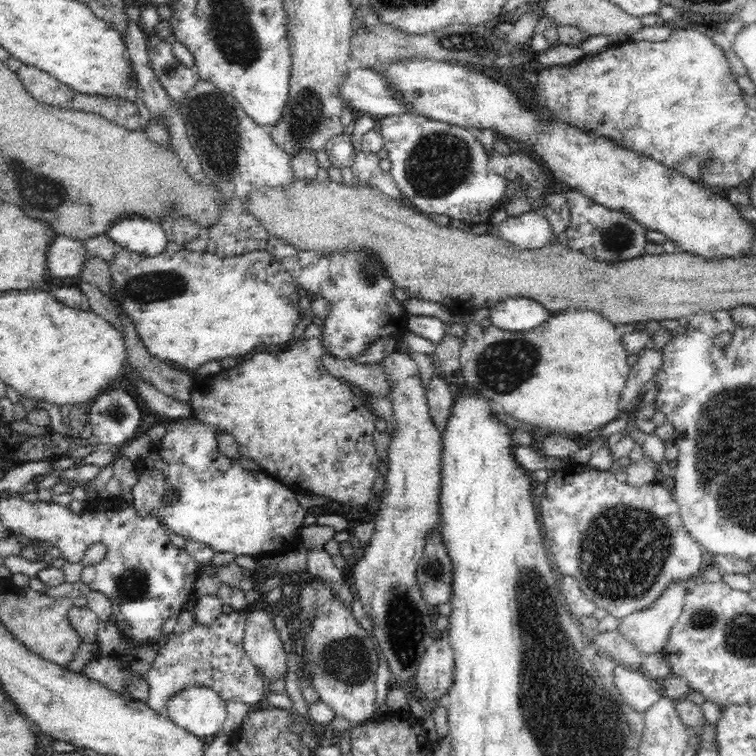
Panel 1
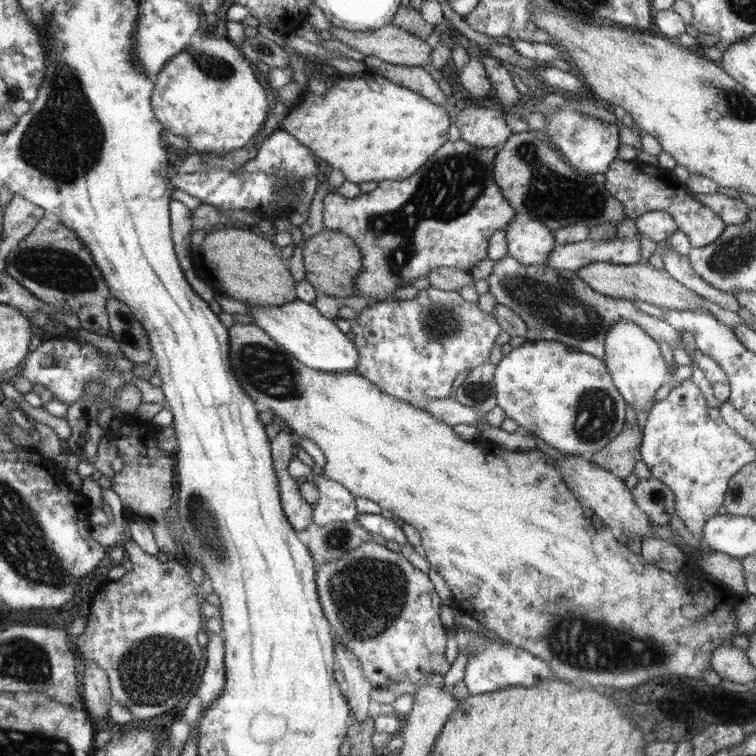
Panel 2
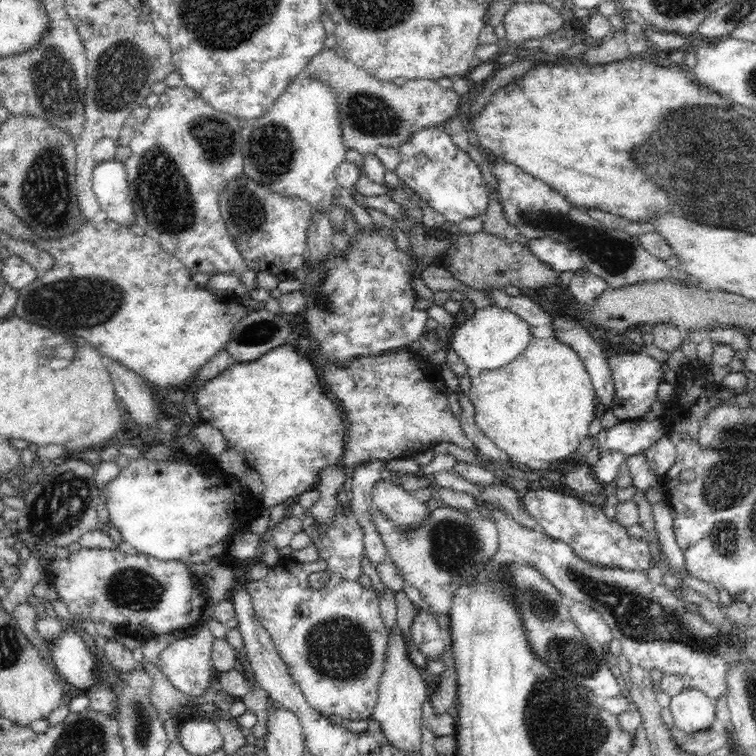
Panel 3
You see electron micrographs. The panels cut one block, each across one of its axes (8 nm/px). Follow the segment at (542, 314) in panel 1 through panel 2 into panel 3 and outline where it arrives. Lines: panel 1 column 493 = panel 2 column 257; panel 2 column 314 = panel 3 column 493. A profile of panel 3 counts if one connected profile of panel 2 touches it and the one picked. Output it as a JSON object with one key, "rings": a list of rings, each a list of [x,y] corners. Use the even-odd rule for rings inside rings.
{"rings":[[[497,305],[486,306],[480,310],[476,309],[470,320],[454,328],[448,348],[454,350],[467,369],[476,374],[484,370],[498,369],[513,362],[526,351],[533,338],[529,322],[522,320],[518,314]]]}

